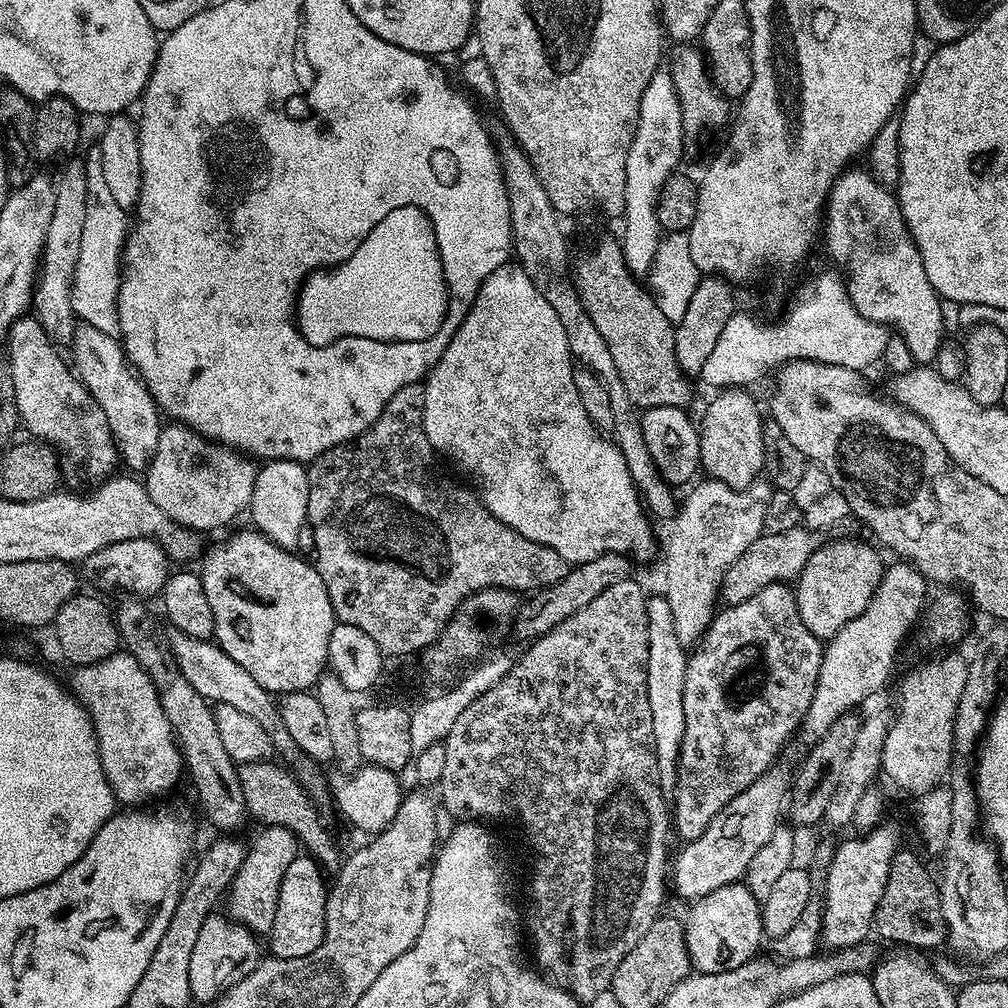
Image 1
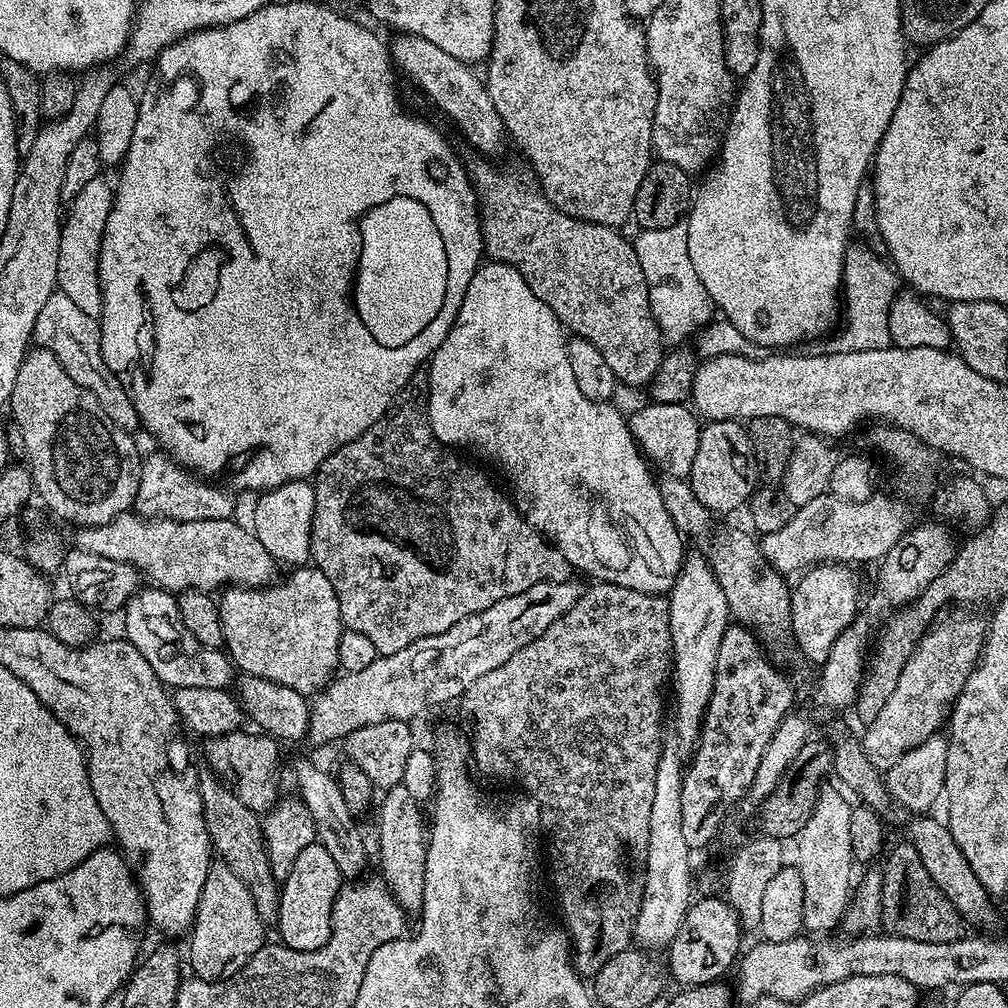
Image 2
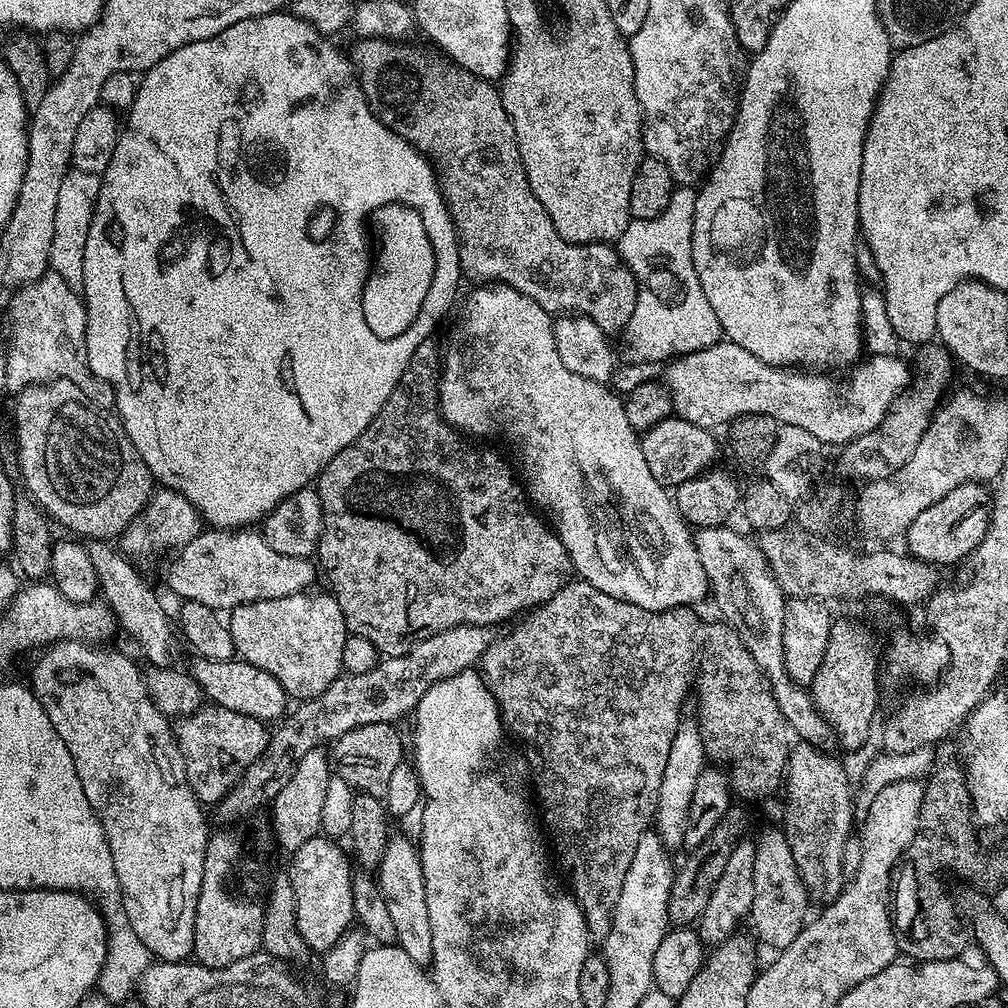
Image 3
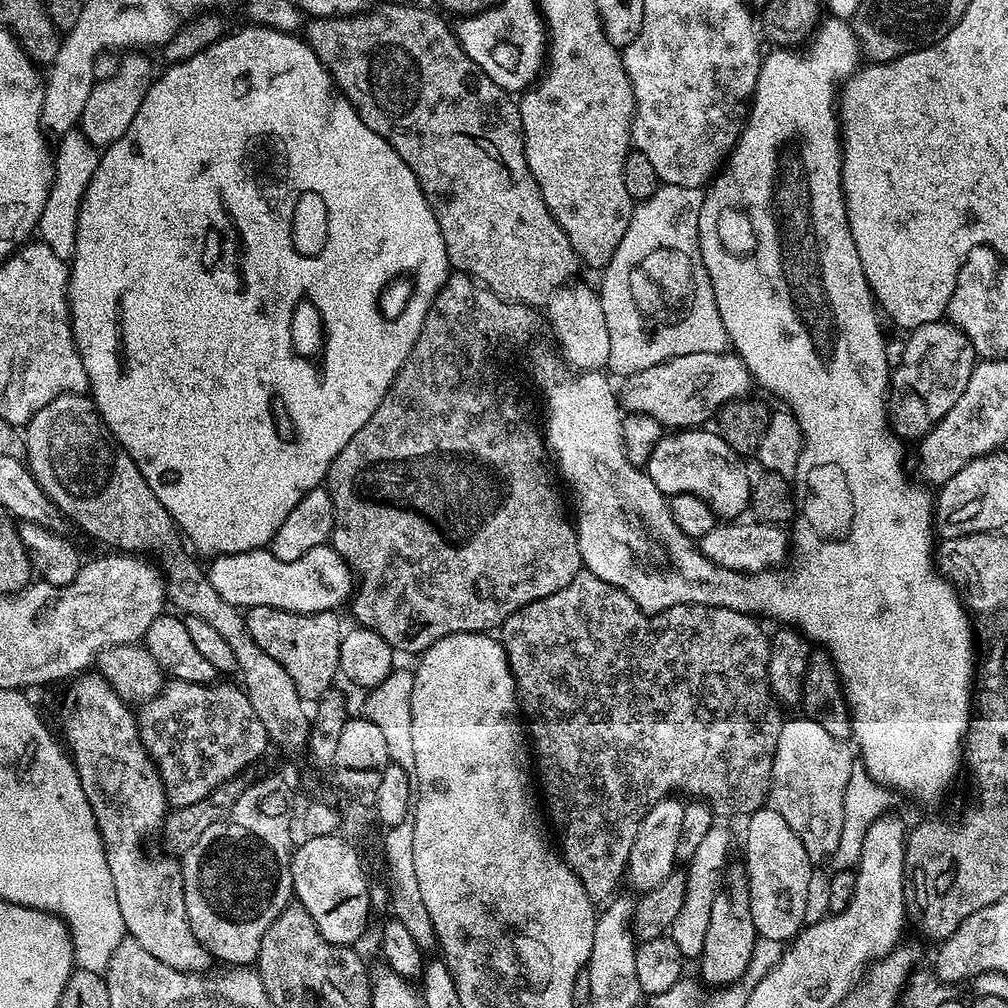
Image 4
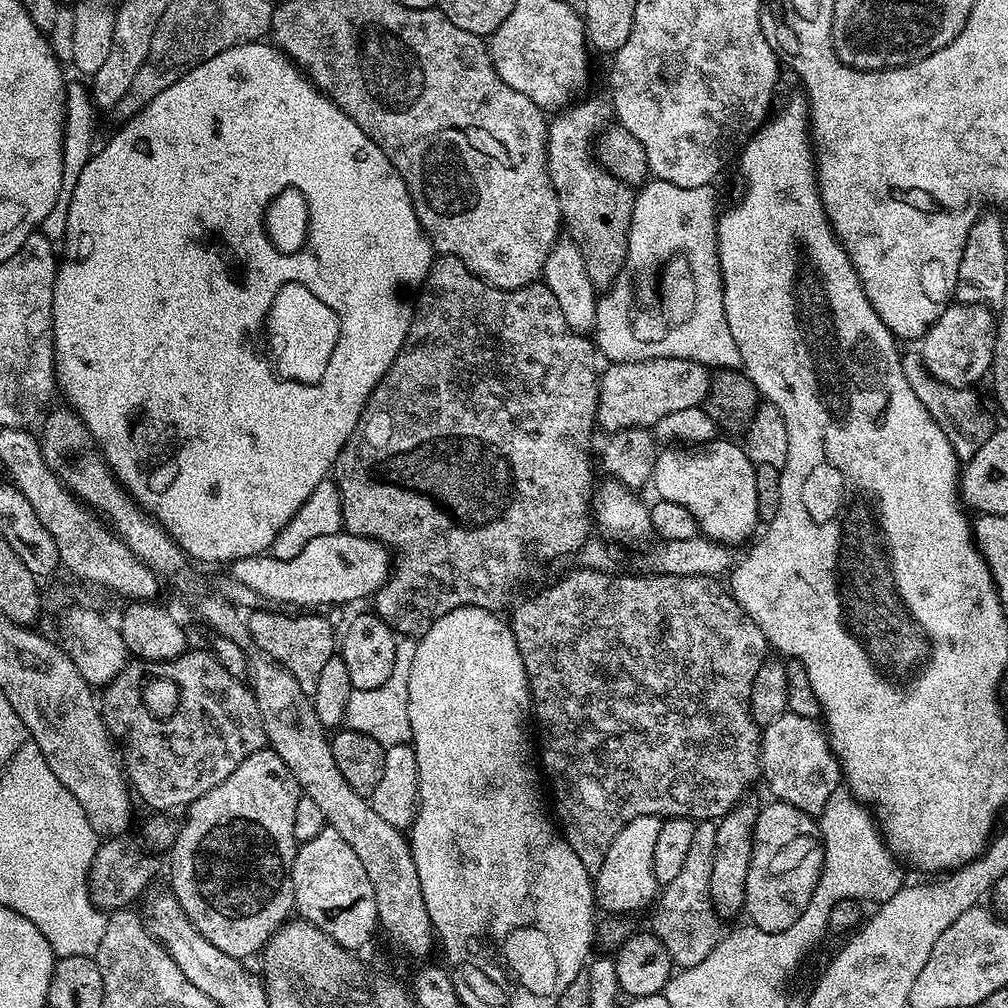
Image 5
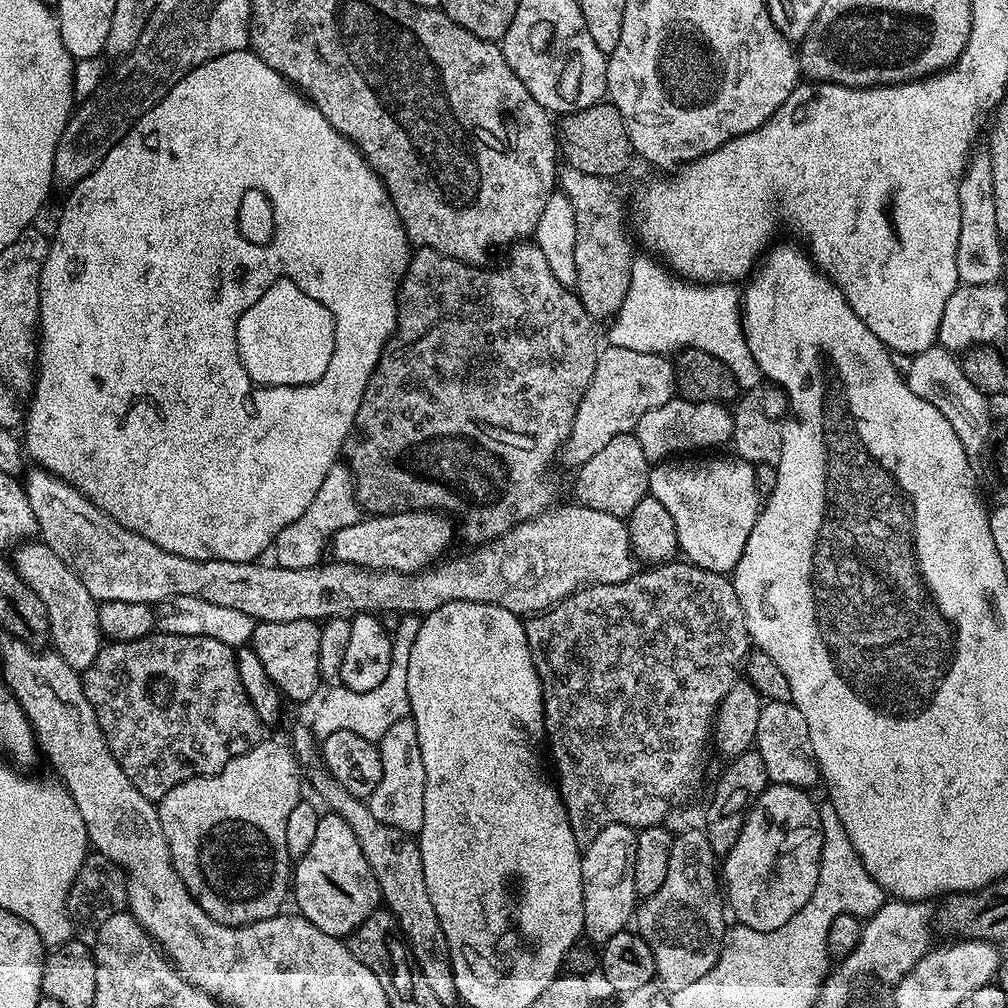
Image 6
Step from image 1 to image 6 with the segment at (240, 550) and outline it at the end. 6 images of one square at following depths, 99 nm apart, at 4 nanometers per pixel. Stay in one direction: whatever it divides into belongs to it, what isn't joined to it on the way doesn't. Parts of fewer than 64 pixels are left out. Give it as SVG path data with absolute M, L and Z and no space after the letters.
M261 620L253 627L250 647L258 654L258 662L262 662L266 674L270 674L281 697L288 699L289 696L292 700L308 700L317 691L316 696L322 688L318 658L319 641L320 624L315 620L299 620L298 622Z

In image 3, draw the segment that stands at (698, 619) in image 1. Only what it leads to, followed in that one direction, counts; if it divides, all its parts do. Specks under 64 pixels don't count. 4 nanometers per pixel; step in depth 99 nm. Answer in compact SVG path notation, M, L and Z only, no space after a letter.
M685 719L670 746L670 758L666 758L666 774L662 778L654 817L655 831L660 833L660 841L669 850L675 850L676 847L679 849L683 845L686 818L690 814L690 802L694 798L694 785L698 783L698 774L702 774L705 767L706 745L699 723L695 719Z

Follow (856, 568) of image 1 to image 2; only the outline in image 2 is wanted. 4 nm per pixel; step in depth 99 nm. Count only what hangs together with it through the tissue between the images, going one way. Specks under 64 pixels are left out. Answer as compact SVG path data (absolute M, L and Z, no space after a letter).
M825 562L807 569L791 589L790 614L792 615L791 639L796 639L796 648L815 666L826 663L835 639L858 615L861 603L860 588L851 567L838 562Z

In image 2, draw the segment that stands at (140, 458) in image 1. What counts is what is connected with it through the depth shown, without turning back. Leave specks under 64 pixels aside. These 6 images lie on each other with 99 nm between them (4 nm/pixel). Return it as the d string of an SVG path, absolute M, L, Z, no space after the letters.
M57 290L52 293L46 306L42 306L42 314L38 314L34 322L32 340L39 347L50 350L50 354L54 354L54 358L64 367L66 374L70 374L70 378L78 382L78 386L94 394L96 401L106 410L106 414L110 414L118 427L131 433L141 427L134 402L128 397L127 387L122 383L121 377L115 372L106 371L104 367L100 353L100 322L97 317L82 314L82 310L78 310L78 306L74 306L74 302L66 298L66 294Z

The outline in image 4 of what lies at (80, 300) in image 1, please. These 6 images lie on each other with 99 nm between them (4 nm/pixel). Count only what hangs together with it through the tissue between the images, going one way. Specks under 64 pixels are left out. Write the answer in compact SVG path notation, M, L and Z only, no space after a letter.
M78 130L63 133L59 137L60 145L54 148L52 162L52 185L50 194L46 198L46 206L40 215L38 225L39 239L58 258L65 262L71 261L74 254L74 238L78 230L78 210L82 206L82 198L86 194L86 186L90 186L90 178L94 176L94 170L98 170L100 152L92 147L92 143Z

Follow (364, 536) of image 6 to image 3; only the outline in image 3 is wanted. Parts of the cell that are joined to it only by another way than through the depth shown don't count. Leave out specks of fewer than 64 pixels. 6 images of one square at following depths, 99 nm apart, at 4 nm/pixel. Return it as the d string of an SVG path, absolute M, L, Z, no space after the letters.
M202 530L198 538L194 538L173 556L176 557L168 568L169 590L174 595L180 596L181 601L202 602L202 606L210 606L217 610L231 610L237 608L239 604L298 594L311 589L315 585L312 583L316 580L316 572L318 576L317 565L311 559L278 554L278 550L270 550L263 535L256 530Z

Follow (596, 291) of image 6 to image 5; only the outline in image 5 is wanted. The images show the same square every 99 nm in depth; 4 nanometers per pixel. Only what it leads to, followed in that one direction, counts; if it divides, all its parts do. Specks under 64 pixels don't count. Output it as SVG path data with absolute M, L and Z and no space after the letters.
M596 96L583 100L569 104L548 120L548 173L560 203L563 227L586 262L590 282L598 290L607 290L626 258L634 192L602 167L594 155L594 141L610 120L609 101Z

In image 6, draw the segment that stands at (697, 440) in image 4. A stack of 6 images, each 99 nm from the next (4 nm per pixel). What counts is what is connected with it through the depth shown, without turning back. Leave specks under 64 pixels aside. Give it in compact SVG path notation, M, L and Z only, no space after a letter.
M680 458L677 464L660 462L649 471L648 491L662 506L666 506L670 518L674 518L674 530L678 530L678 542L683 559L689 564L697 564L711 572L731 573L746 550L750 530L760 516L762 497L756 490L756 470L742 459L696 460L700 458Z

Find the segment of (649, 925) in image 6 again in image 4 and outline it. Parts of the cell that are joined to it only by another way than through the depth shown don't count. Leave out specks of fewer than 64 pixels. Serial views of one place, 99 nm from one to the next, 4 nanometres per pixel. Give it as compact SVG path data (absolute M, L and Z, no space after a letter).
M713 823L712 828L706 830L698 850L694 850L694 854L686 861L685 897L670 929L674 946L678 946L685 958L696 958L700 955L706 942L706 926L710 926L710 906L714 906L714 894L719 890L724 870L730 863L728 855L732 852L732 832L720 824L723 823Z

